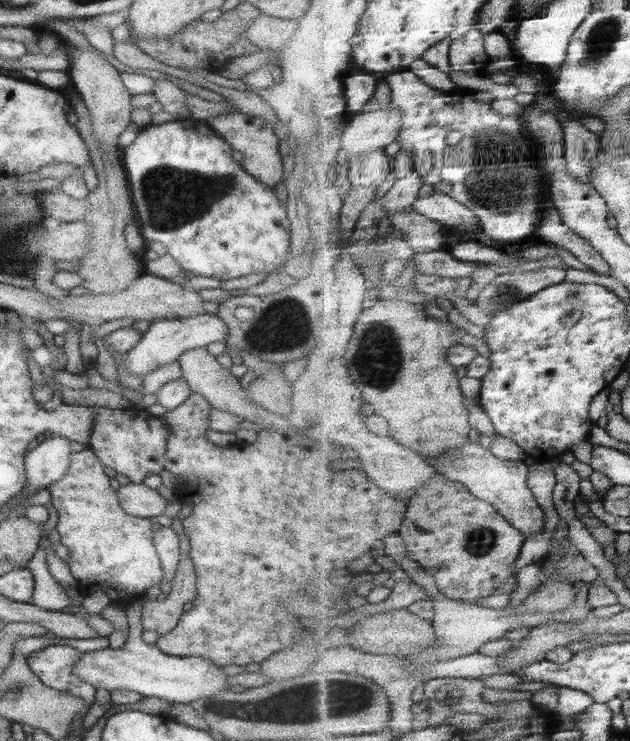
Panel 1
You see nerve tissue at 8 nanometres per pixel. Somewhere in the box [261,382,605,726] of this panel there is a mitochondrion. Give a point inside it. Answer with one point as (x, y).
(342, 701)

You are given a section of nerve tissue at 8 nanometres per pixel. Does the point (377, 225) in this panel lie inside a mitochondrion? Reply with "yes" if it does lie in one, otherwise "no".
no

